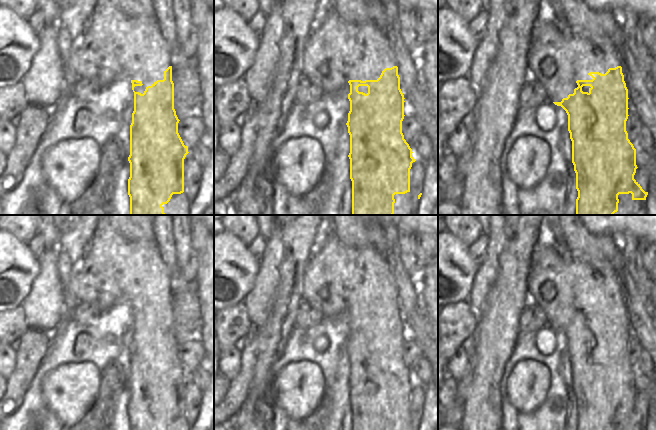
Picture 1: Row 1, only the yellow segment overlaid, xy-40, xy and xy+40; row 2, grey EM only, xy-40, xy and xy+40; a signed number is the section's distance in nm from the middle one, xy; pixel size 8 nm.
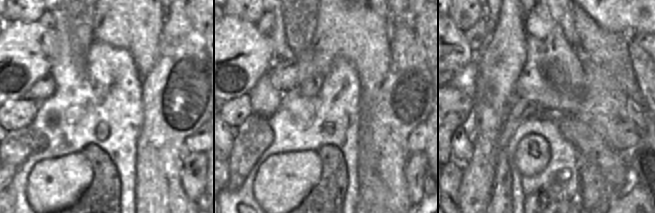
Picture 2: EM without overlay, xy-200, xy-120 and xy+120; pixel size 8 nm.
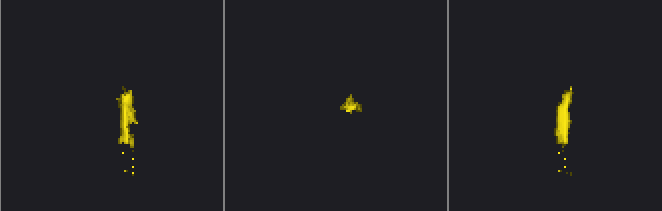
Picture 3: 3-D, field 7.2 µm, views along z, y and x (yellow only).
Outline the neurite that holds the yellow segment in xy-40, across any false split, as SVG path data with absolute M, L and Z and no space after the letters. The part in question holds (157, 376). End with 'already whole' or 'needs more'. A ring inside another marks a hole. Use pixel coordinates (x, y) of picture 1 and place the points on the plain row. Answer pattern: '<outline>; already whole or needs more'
M99 215L91 244L70 277L78 302L93 302L101 312L121 300L131 304L134 335L130 349L130 430L162 430L173 418L184 416L184 383L188 376L179 357L174 333L174 307L170 273L158 245L151 240L131 242L117 234L109 215Z; needs more

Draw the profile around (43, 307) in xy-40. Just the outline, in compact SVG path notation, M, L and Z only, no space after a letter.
M58 247L46 248L38 258L40 271L22 303L28 328L43 332L54 330L64 313L57 249Z

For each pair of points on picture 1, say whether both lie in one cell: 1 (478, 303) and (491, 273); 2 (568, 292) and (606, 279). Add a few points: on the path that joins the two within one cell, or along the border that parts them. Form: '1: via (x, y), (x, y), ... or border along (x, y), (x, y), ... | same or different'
1: via (478, 296), (484, 280) | same
2: via (577, 283), (597, 282) | same

